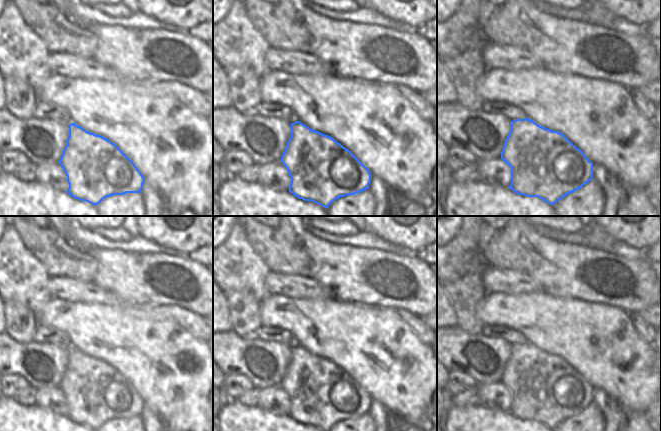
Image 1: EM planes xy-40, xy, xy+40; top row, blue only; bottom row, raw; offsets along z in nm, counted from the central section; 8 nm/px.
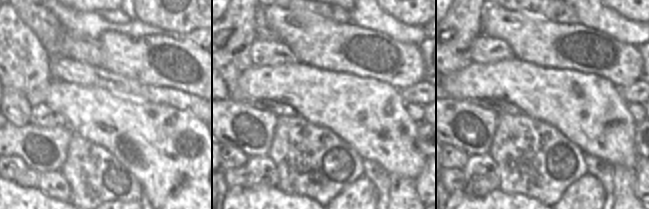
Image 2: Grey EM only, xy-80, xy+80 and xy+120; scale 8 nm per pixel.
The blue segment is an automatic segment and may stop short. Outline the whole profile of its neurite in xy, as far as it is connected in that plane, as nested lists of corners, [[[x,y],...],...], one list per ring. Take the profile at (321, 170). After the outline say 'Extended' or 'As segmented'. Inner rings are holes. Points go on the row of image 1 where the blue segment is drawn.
[[[296,121],[281,156],[289,172],[289,192],[328,208],[336,199],[369,189],[371,172],[348,149],[328,135]]]. As segmented

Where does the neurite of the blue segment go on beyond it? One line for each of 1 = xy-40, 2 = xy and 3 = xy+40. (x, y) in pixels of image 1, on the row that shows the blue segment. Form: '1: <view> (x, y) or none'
1: none
2: none
3: none

